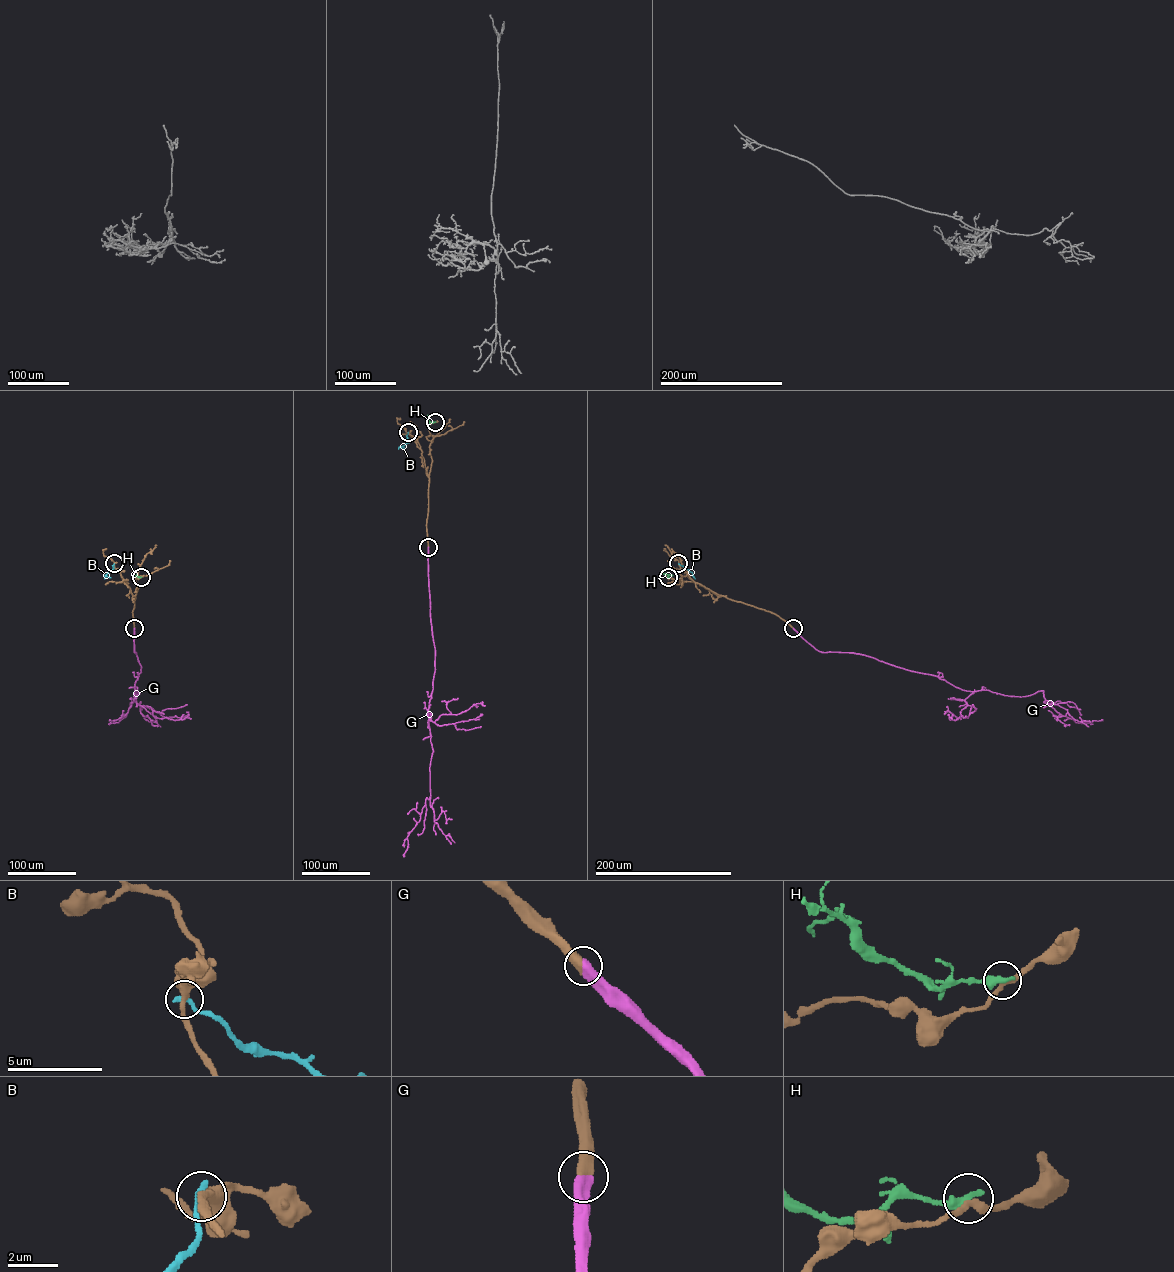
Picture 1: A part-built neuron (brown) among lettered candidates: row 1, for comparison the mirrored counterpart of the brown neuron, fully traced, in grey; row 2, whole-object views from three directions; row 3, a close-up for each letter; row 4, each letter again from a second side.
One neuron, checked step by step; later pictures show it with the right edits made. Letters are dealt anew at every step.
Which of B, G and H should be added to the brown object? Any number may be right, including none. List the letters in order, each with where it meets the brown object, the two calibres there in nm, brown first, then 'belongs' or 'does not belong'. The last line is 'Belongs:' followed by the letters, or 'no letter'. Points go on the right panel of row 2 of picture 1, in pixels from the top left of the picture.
B: meets brown at (678, 563); 440 nm thick on the brown side, 300 nm on the other; does not belong
G: meets brown at (793, 628); 550 nm thick on the brown side, 550 nm on the other; belongs
H: meets brown at (668, 577); 260 nm thick on the brown side, 440 nm on the other; does not belong
Belongs: G

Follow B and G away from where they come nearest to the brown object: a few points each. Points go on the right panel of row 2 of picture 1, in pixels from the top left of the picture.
B: (678, 563), (691, 572), (694, 577)
G: (793, 628), (819, 651), (861, 654), (967, 691), (1019, 697), (1043, 691), (1044, 702), (1076, 722), (1102, 720)

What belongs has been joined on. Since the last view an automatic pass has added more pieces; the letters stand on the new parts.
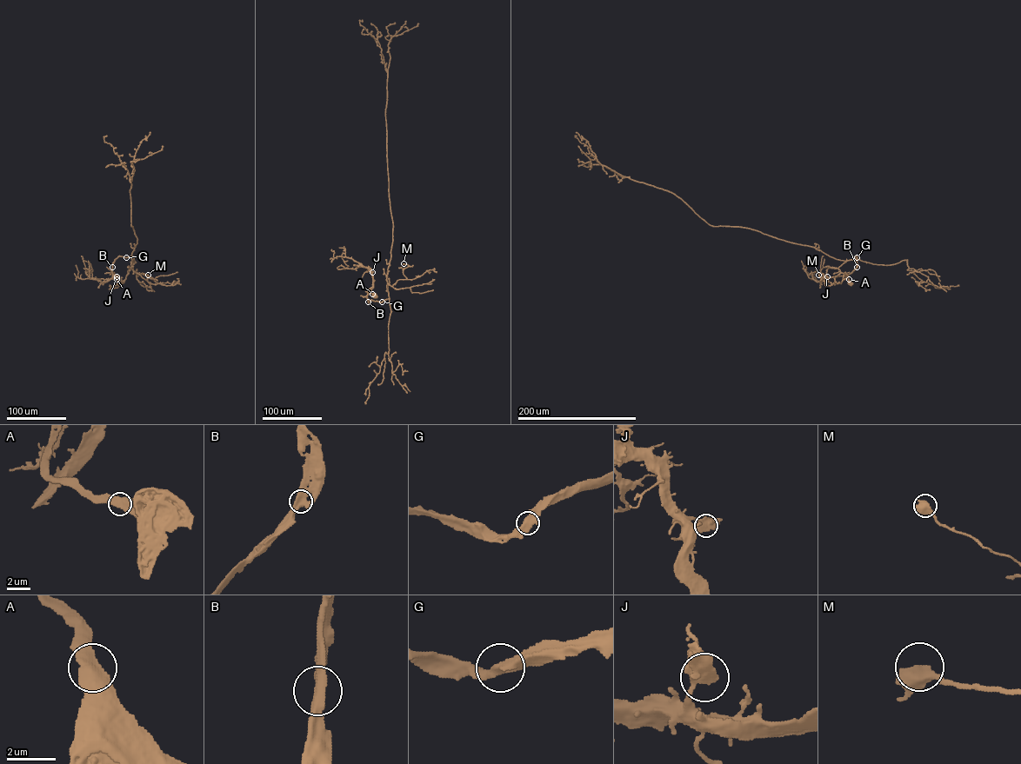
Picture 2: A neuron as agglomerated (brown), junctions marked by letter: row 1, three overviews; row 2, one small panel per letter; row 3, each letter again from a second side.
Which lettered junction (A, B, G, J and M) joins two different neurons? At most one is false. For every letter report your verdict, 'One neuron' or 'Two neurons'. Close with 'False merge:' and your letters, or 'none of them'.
A: One neuron
B: One neuron
G: One neuron
J: One neuron
M: One neuron
False merge: none of them

